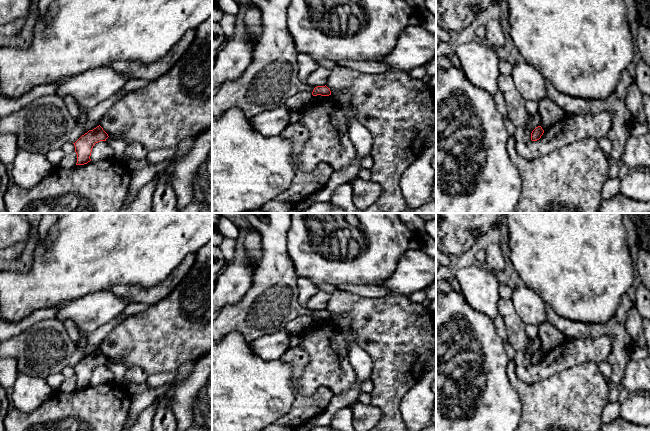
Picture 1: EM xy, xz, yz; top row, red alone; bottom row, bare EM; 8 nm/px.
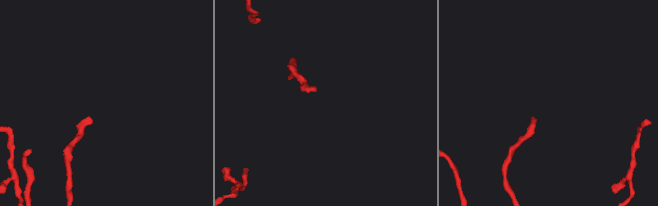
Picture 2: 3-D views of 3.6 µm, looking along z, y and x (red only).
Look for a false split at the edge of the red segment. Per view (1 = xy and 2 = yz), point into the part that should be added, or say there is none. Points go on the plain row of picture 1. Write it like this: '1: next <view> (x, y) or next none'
1: next none
2: next none

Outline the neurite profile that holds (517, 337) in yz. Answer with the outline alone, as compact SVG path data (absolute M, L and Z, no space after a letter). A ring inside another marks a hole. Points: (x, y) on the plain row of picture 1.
M500 298L498 301L498 311L507 328L507 341L515 350L514 361L516 365L531 366L532 356L525 351L529 340L525 331L526 324L515 312L510 299Z

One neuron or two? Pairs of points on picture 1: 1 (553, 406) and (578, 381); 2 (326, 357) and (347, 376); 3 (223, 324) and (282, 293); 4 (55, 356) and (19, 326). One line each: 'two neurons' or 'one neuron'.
1: one neuron
2: one neuron
3: one neuron
4: two neurons

